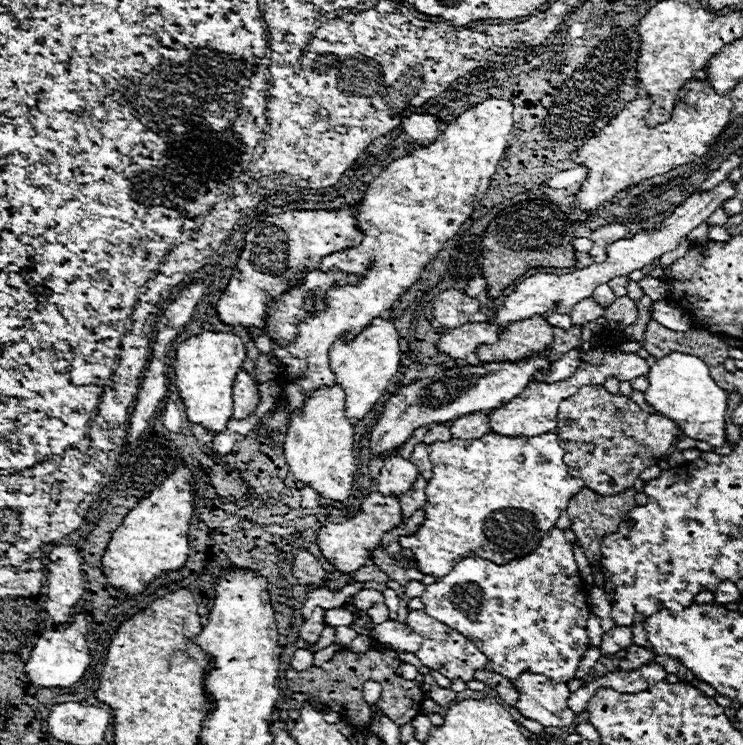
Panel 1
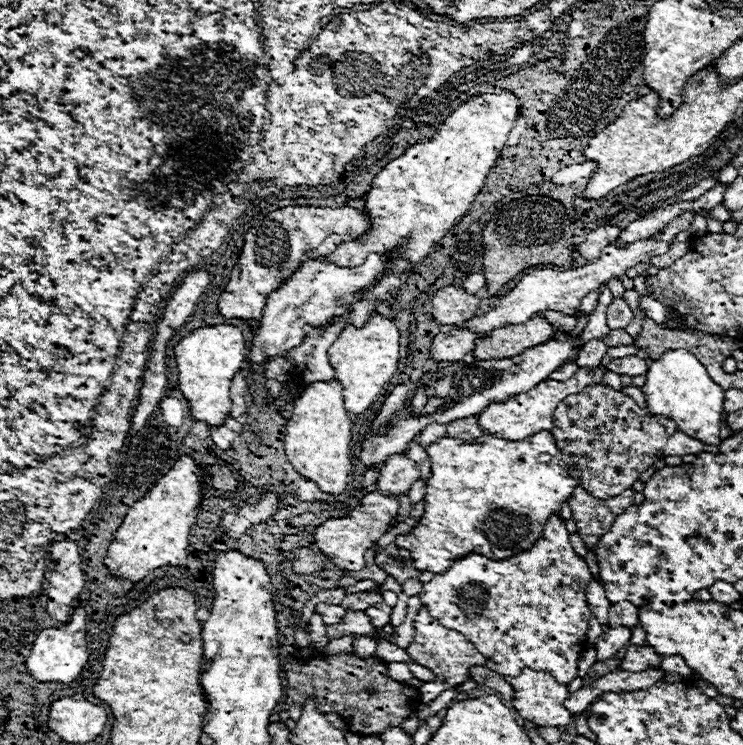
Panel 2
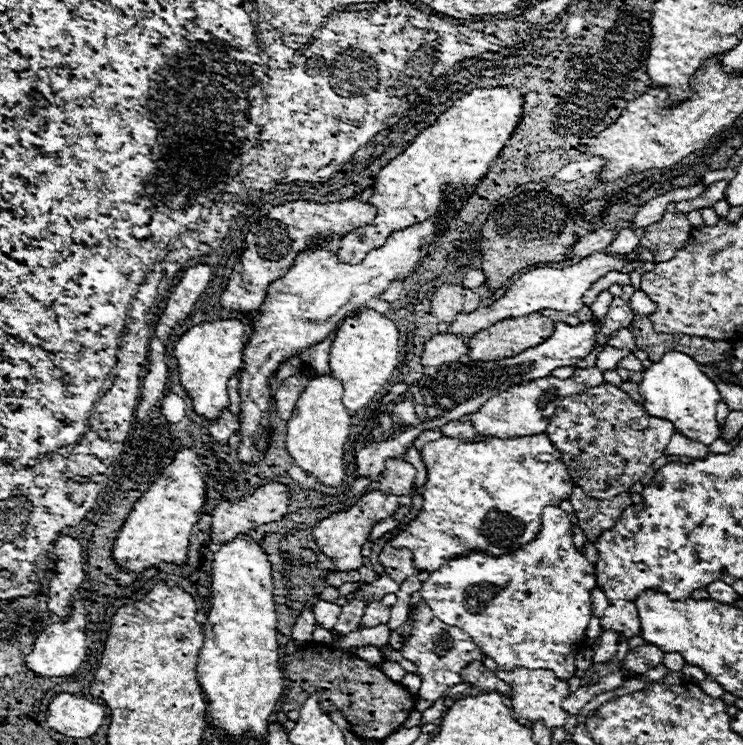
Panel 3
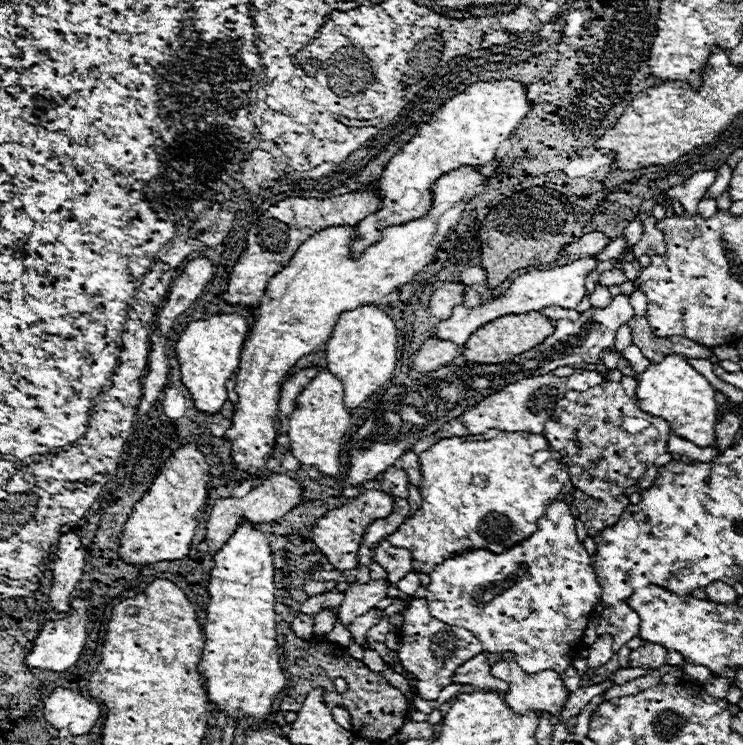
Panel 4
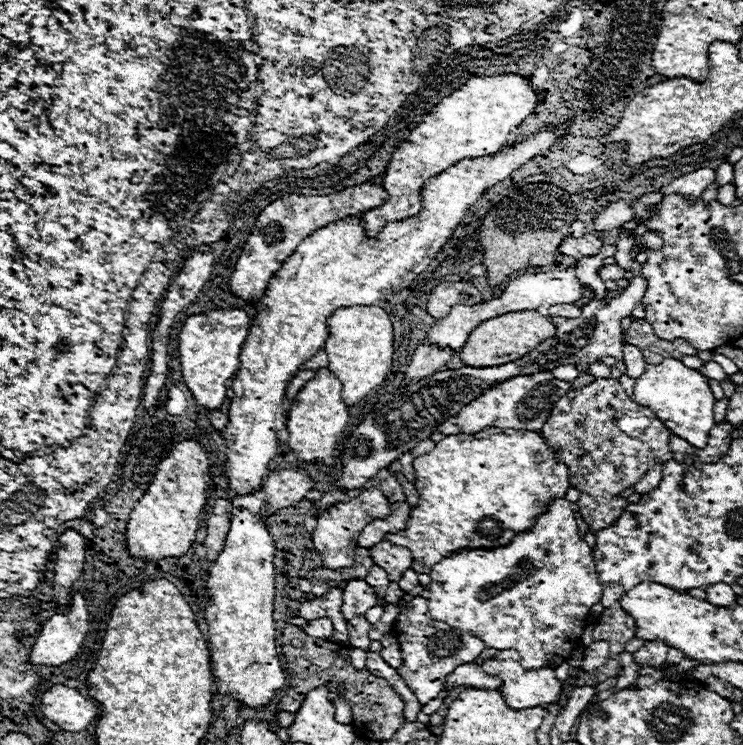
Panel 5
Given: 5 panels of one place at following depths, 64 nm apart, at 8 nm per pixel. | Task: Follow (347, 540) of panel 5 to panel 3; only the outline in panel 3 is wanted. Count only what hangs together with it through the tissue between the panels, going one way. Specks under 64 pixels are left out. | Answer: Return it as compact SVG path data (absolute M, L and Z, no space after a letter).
M380 490L374 492L366 492L352 508L348 508L346 512L338 512L338 514L330 514L328 518L324 518L314 530L314 540L320 546L320 550L332 558L334 566L340 572L348 572L354 568L362 568L362 546L368 542L370 532L374 528L374 524L378 524L384 518L390 518L392 514L396 514L398 510L398 496L392 494L384 494Z

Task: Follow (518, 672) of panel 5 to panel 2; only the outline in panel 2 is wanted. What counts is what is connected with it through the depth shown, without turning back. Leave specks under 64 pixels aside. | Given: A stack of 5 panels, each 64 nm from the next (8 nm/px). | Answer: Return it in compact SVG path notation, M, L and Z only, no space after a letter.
M524 668L520 676L506 676L506 680L510 680L510 686L516 690L512 706L524 720L530 720L538 726L556 728L568 726L572 722L572 712L564 708L564 700L570 692L550 674L530 672L530 668Z

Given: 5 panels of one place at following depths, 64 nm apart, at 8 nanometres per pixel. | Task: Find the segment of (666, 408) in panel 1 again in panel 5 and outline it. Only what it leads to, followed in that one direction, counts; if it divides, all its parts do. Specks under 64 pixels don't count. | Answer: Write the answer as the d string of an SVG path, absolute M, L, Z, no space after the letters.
M666 358L662 364L648 364L644 374L636 378L632 400L650 408L674 436L684 438L696 448L704 448L708 444L710 430L716 424L712 412L716 400L712 396L708 378L698 370L684 366L676 358Z

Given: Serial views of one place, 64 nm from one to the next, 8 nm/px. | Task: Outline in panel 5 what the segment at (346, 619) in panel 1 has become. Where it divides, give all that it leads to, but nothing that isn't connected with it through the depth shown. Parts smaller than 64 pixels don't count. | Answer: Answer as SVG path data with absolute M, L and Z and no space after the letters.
M316 618L316 620L310 620L308 626L304 628L304 632L306 632L308 636L314 636L314 638L330 640L330 638L332 638L332 622L330 622L330 618Z

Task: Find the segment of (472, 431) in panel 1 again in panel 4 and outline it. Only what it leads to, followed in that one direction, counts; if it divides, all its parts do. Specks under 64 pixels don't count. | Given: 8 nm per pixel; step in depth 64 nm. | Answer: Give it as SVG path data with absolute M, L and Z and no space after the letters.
M450 420L450 422L446 422L438 432L436 432L436 436L438 438L452 438L452 436L468 436L470 432L466 430L466 426L462 424L462 422L458 422L458 420Z

